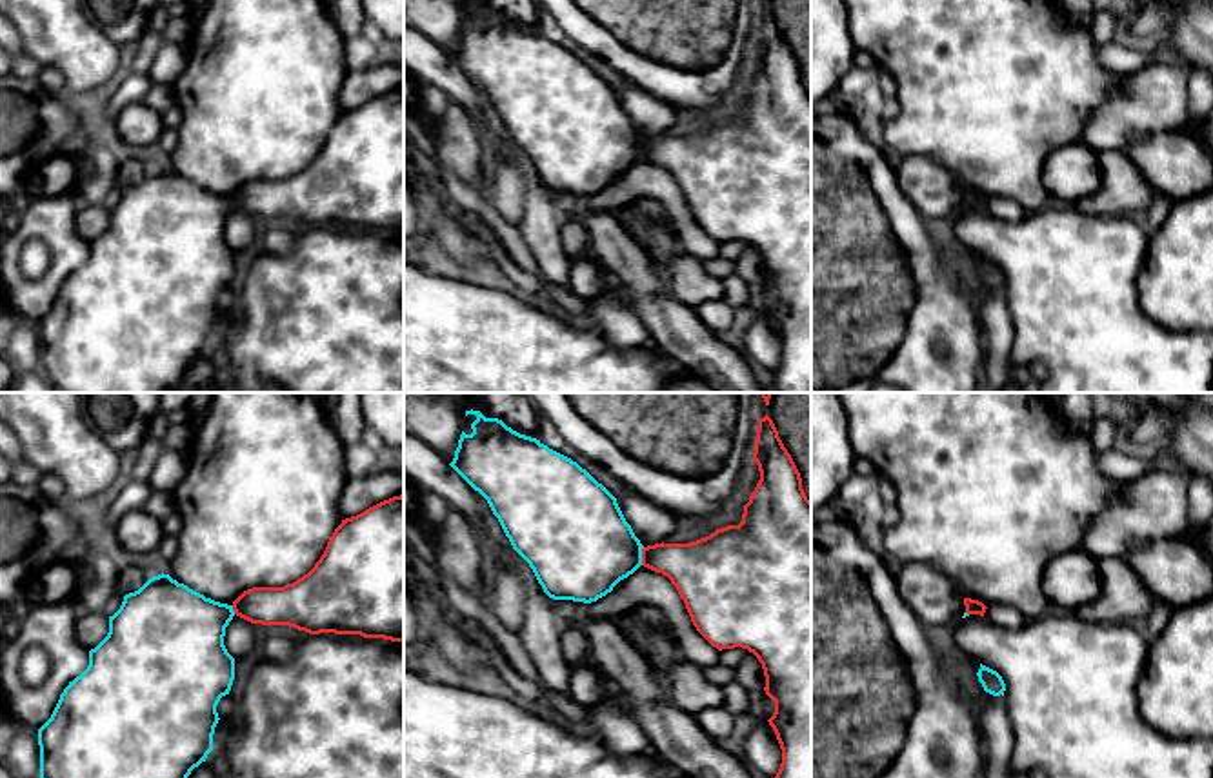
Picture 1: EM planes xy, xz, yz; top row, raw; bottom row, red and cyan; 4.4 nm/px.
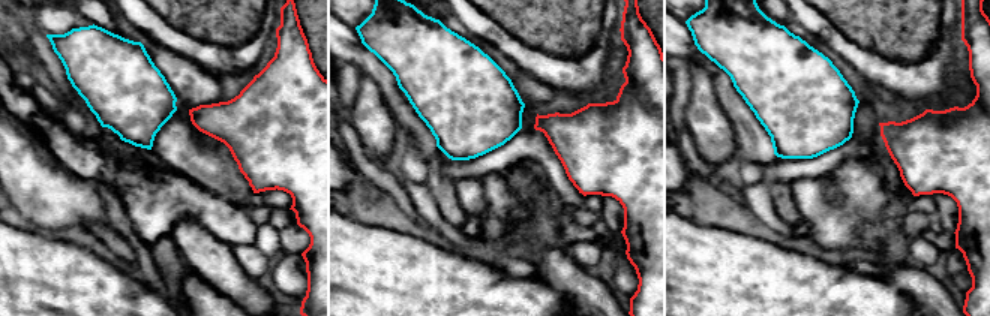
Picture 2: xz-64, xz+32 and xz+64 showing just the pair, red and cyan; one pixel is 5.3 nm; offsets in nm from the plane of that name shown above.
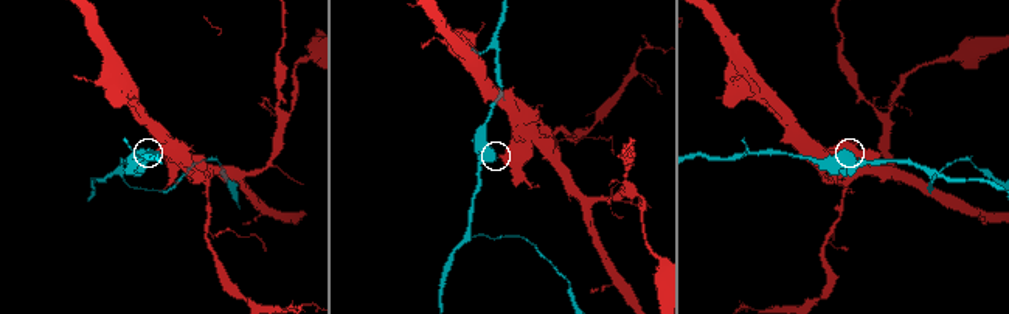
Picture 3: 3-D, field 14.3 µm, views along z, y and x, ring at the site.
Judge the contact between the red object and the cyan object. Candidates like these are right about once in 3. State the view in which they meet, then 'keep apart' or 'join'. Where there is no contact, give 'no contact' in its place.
xz | keep apart

